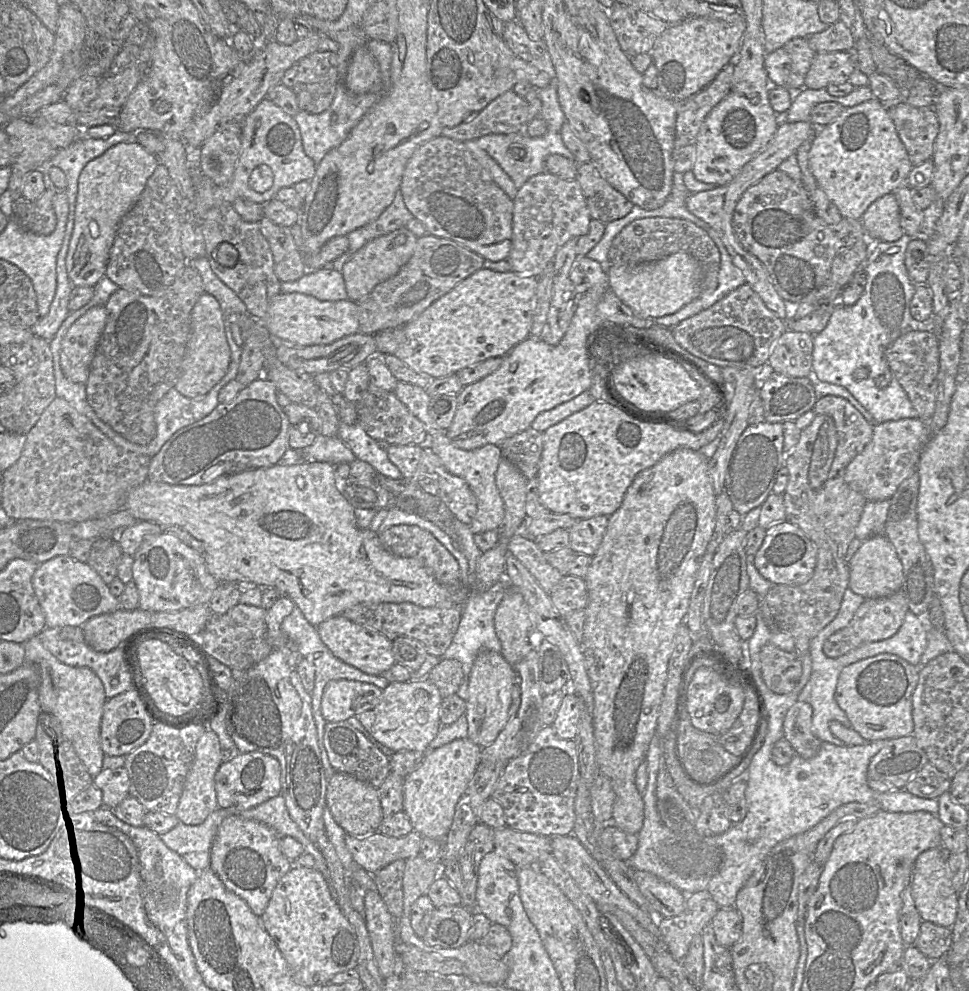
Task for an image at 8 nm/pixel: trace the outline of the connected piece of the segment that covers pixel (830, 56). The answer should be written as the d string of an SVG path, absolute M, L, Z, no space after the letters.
M852 51L817 52L805 76L804 87L816 90L845 83L855 68Z

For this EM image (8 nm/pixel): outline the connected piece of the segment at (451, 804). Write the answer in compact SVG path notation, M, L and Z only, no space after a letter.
M468 737L455 739L434 750L428 749L421 765L405 777L403 811L408 815L413 830L422 837L445 839L452 825L456 805L481 762L481 750L482 748Z

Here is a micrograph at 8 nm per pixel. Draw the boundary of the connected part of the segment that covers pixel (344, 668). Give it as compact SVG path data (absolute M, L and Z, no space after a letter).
M297 606L294 607L293 611L287 617L285 617L281 623L281 631L286 635L286 637L295 646L295 648L297 648L302 657L307 659L315 668L315 684L313 691L310 693L312 700L312 715L316 725L318 745L321 751L322 763L325 769L325 776L327 781L329 781L336 773L336 771L329 761L323 740L324 729L327 722L321 712L321 700L325 685L331 680L347 679L370 683L383 690L390 684L390 682L380 675L366 674L361 670L351 665L348 665L335 657L321 640L316 627L317 626L313 626L306 620L303 613Z

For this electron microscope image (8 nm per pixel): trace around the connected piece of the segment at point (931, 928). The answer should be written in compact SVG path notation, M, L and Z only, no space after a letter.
M922 921L914 945L931 961L945 957L953 944L952 930L929 921Z

